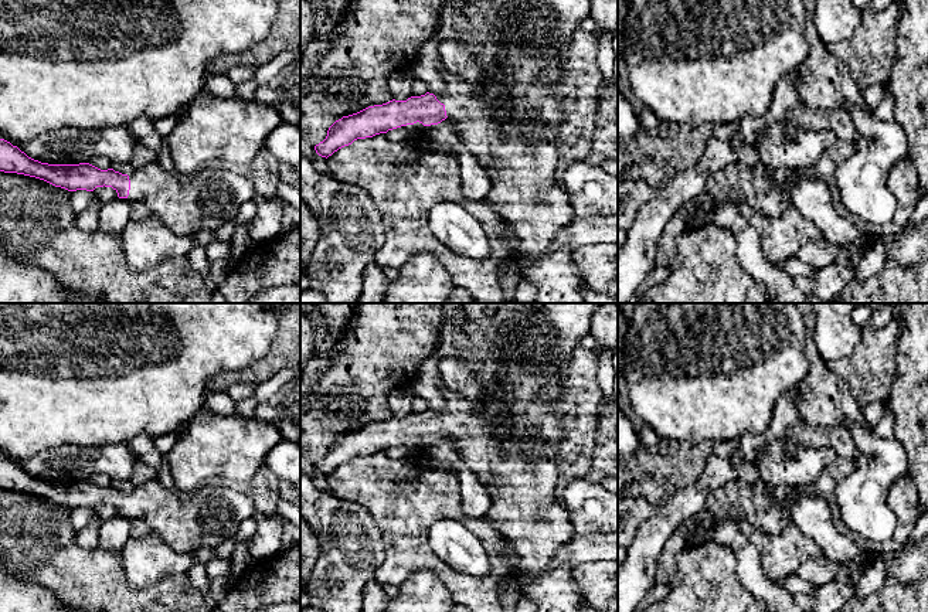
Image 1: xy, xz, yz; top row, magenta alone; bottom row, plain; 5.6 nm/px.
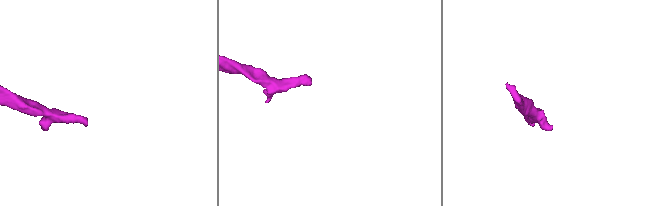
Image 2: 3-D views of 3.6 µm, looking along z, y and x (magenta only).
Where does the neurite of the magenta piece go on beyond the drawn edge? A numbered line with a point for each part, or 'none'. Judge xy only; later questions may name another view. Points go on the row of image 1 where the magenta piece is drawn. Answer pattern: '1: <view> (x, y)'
1: xy (211, 197)

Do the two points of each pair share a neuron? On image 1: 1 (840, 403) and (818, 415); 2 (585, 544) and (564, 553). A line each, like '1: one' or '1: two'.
1: one
2: one

